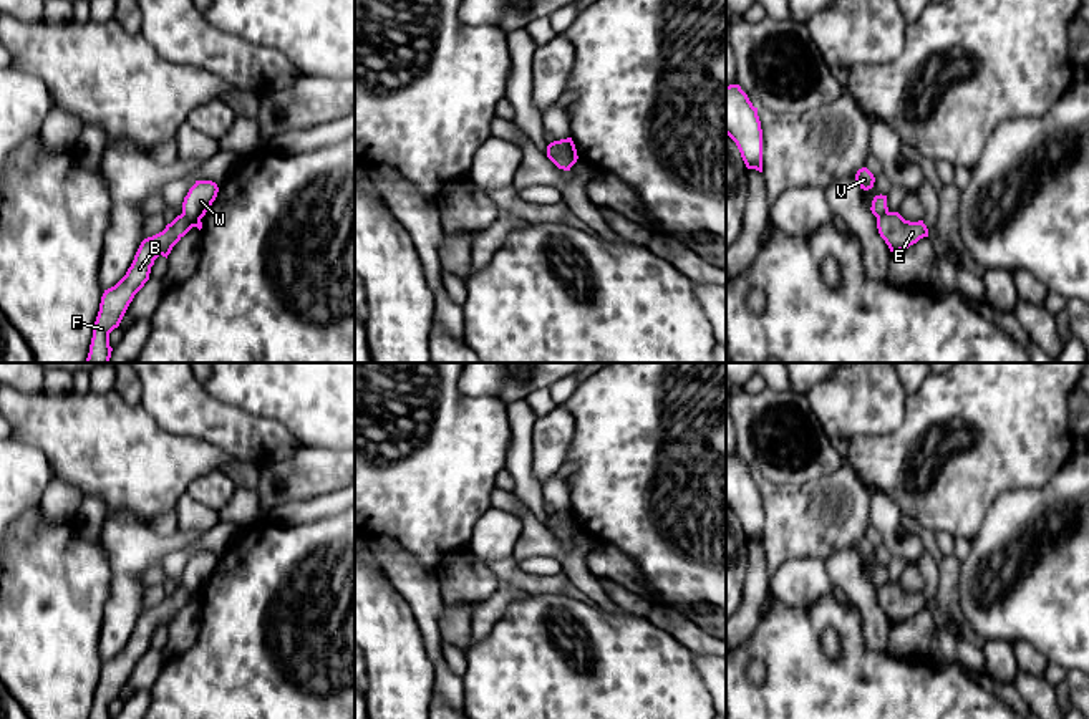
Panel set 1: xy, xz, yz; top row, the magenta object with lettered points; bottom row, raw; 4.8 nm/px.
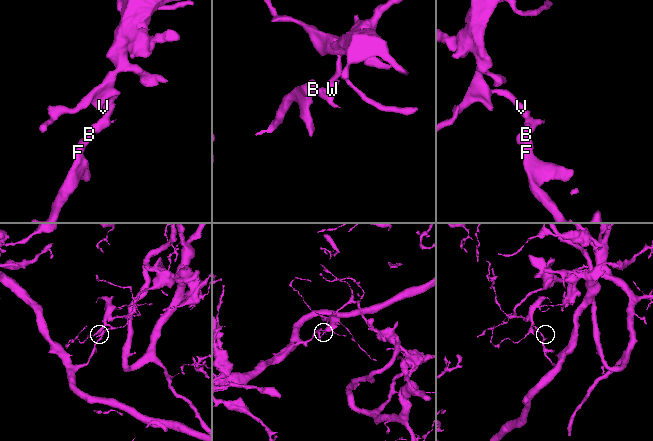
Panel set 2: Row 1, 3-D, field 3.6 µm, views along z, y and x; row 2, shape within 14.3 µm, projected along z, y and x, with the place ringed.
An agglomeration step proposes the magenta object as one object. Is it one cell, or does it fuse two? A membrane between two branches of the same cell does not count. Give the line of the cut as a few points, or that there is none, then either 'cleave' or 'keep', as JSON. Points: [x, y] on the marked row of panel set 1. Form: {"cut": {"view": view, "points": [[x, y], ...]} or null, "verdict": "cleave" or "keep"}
{"cut": {"view": "xz", "points": [[554, 141], [575, 153]]}, "verdict": "cleave"}

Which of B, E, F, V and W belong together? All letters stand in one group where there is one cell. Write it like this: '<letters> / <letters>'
B E F / V W

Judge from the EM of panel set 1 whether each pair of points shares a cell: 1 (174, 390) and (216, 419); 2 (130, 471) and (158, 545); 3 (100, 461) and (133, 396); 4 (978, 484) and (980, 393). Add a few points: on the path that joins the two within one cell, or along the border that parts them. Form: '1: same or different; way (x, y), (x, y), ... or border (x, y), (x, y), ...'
1: same; way (184, 400), (206, 418)
2: different; border (108, 512), (133, 511), (148, 524)
3: different; border (113, 388), (128, 403), (140, 405)
4: same; way (978, 461), (978, 449), (985, 436), (985, 416)

